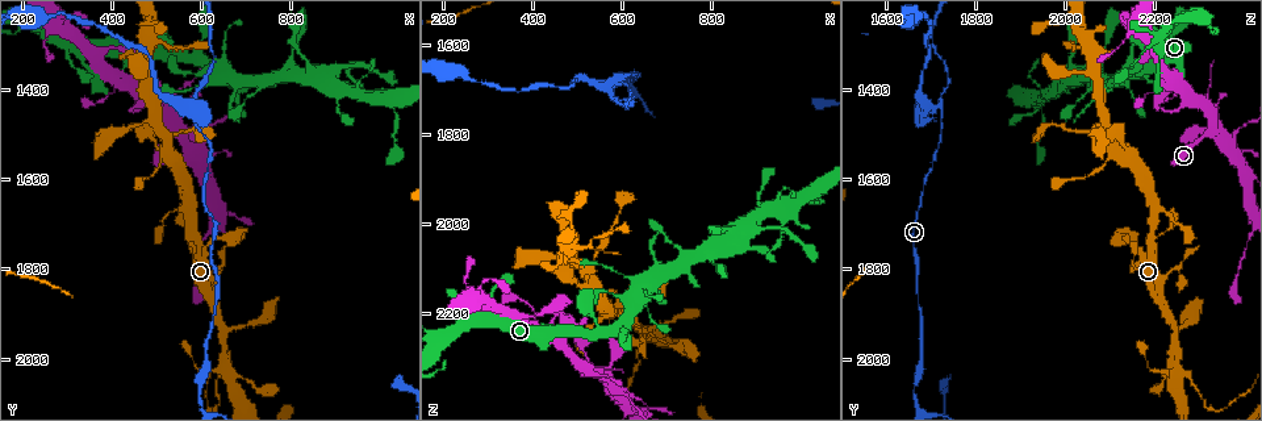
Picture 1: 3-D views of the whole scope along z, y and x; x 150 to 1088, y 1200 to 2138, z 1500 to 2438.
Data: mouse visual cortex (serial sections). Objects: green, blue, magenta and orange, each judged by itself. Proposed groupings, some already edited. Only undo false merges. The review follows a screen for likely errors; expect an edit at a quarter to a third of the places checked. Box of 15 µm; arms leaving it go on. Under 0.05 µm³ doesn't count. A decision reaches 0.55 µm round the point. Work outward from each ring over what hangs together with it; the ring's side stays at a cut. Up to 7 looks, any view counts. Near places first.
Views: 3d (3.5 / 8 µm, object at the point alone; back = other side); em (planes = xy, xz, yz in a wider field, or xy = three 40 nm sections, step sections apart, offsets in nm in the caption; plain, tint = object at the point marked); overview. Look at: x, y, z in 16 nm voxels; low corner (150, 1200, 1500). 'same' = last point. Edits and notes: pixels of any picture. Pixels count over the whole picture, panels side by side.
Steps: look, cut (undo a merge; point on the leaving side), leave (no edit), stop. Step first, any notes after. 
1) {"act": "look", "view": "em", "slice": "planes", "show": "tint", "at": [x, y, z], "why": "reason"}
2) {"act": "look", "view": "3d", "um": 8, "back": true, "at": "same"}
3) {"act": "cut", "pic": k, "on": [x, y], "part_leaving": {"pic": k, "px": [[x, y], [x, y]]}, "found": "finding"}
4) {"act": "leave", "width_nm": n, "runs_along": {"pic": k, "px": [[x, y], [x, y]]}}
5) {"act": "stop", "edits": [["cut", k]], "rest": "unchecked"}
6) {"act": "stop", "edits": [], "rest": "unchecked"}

{"act": "look", "view": "3d", "um": 3.5, "at": [520, 1505, 2105], "why": "abrupt turn"}

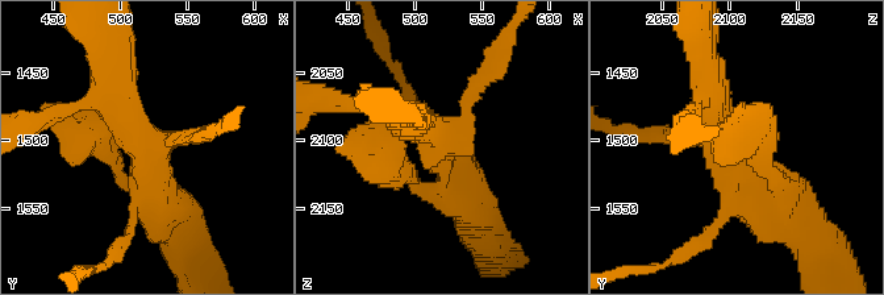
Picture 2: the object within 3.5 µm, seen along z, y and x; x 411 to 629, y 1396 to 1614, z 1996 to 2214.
{"act": "look", "view": "em", "slice": "xy", "step": 3, "show": "tint", "at": [522, 1504, 2100], "why": "shape alone is not enough"}

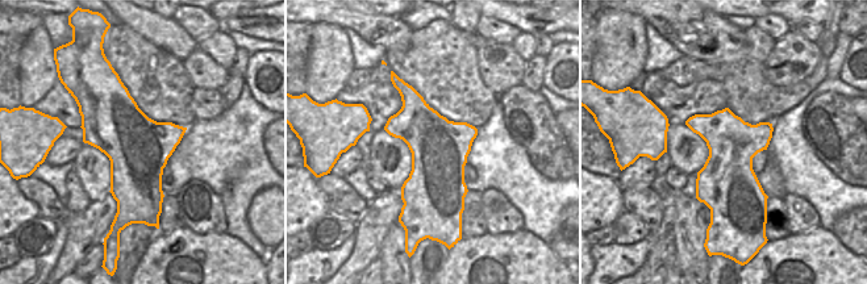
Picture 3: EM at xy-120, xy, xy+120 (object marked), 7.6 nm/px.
{"act": "leave", "arms": 4, "arm_widths_nm": [150, 200, 400, 500], "runs_along": {"pic": 2, "px": [[775, 207], [734, 179], [708, 74]]}, "found": "one cell here"}

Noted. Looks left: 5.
{"act": "look", "view": "3d", "um": 3.5, "at": [570, 1440, 1695], "why": "small branch off a trunk"}

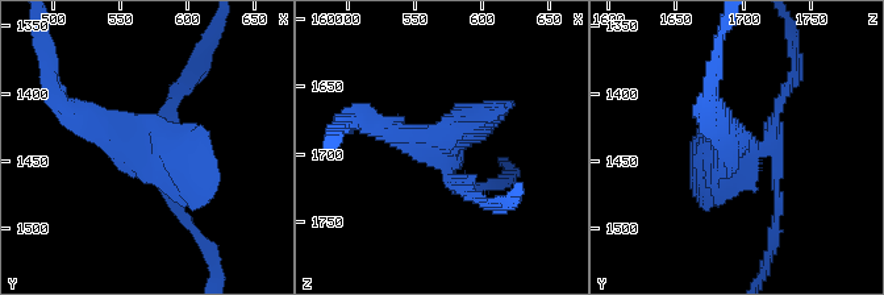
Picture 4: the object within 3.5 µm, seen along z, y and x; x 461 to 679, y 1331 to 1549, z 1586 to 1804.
{"act": "look", "view": "em", "slice": "xy", "step": 5, "show": "tint", "at": [564, 1436, 1698]}

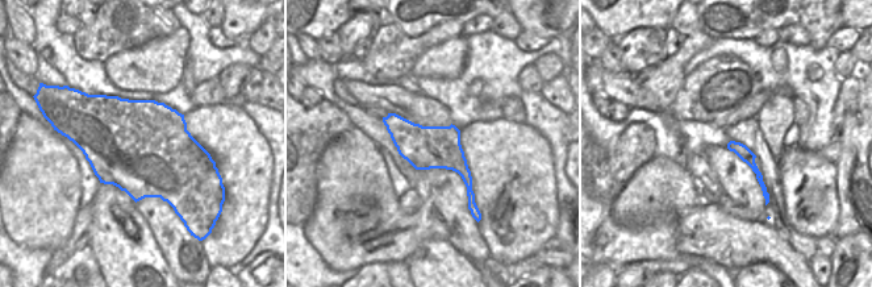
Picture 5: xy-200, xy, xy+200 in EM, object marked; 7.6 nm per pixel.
{"act": "cut", "pic": 4, "on": [734, 157], "arm_widths_nm": [150, 200, 300, 450], "part_leaving": {"pic": 4, "px": [[762, 145], [734, 145], [708, 100]]}, "found": "two cells meet here"}

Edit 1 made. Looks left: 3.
{"act": "look", "view": "overview"}

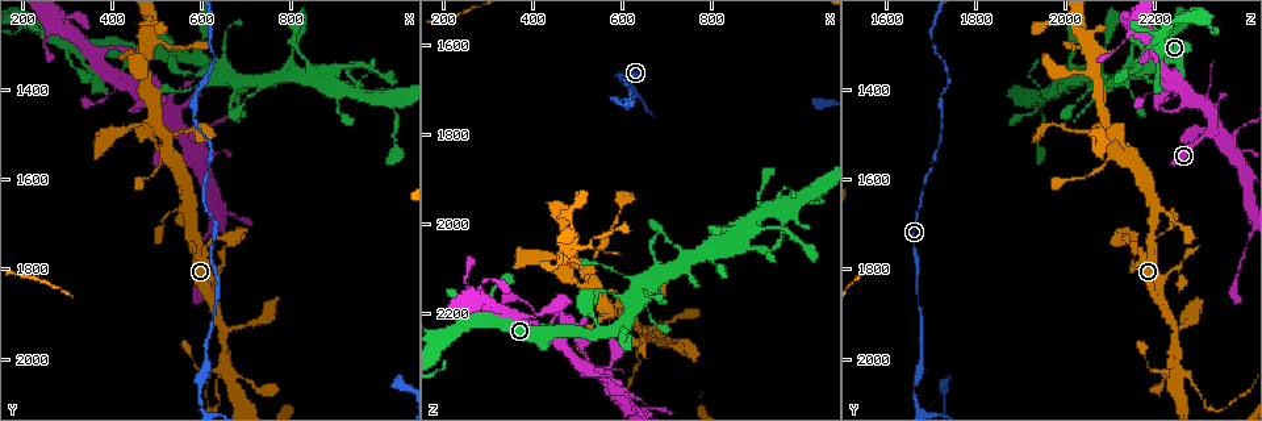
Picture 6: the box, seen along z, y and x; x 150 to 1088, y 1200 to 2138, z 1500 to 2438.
{"act": "look", "view": "3d", "um": 8, "at": [540, 1305, 2035], "why": "a narrow waist"}

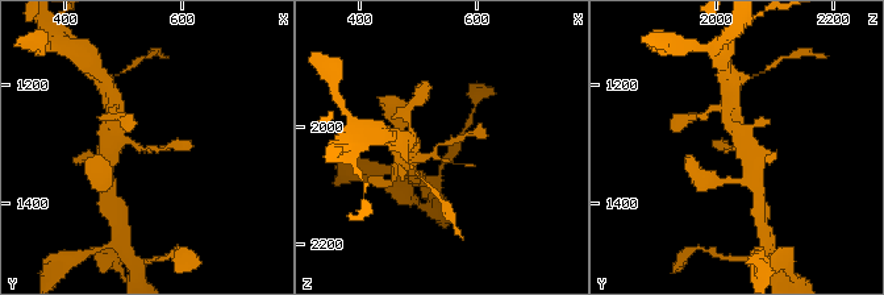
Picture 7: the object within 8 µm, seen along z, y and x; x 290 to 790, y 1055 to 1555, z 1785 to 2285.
{"act": "look", "view": "em", "slice": "xy", "step": 1, "show": "tint", "at": [535, 1305, 2025]}

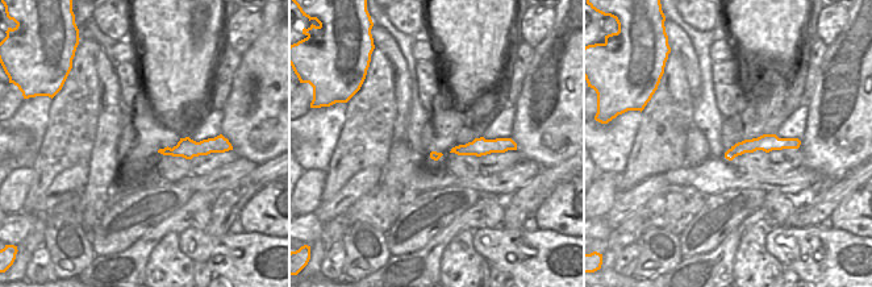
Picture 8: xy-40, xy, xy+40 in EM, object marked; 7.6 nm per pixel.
{"act": "leave", "runs_along": {"pic": 8, "px": [[796, 142], [760, 142], [729, 156]]}, "found": "continuous, no second cell"}

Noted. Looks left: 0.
{"act": "stop", "edits": [["cut", 4]], "rest": "unchecked"}

